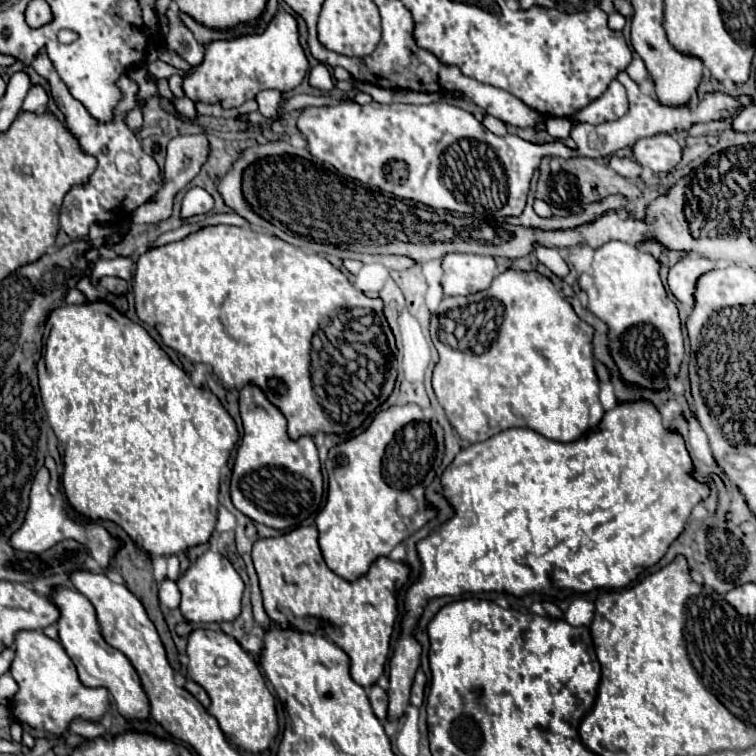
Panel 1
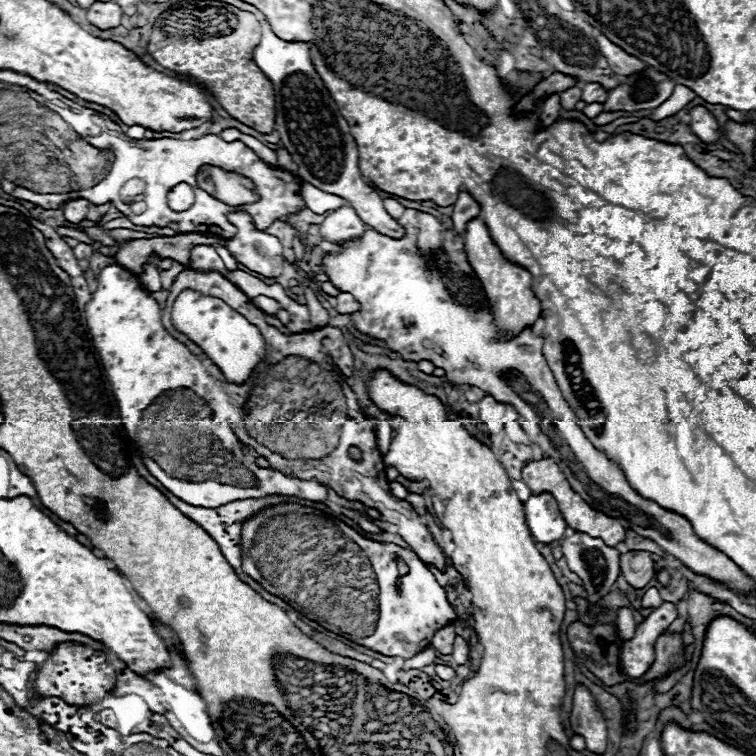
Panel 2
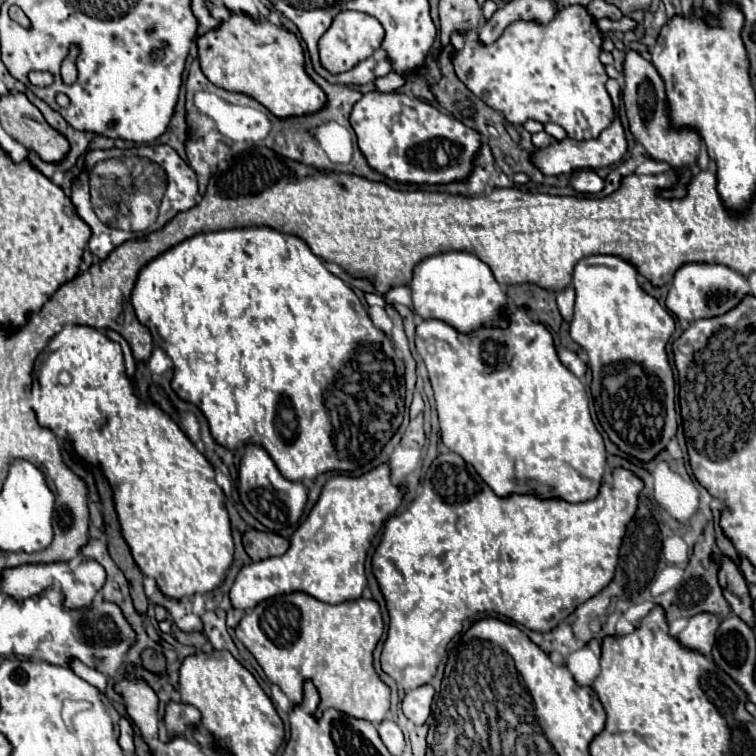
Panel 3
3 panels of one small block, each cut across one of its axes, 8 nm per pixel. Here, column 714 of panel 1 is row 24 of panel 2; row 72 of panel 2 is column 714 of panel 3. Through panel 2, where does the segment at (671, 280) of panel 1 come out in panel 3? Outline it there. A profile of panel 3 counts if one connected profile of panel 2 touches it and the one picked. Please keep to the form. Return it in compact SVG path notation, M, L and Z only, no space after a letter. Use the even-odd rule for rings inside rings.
M684 264L672 280L672 286L666 296L666 308L680 320L700 320L714 318L730 312L730 308L738 306L744 296L750 294L750 284L744 276L730 270L722 264Z

